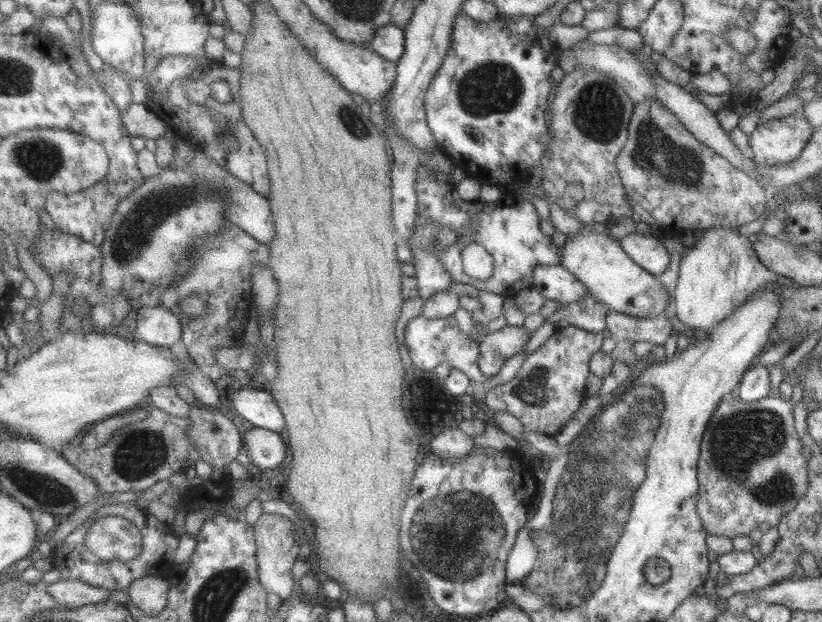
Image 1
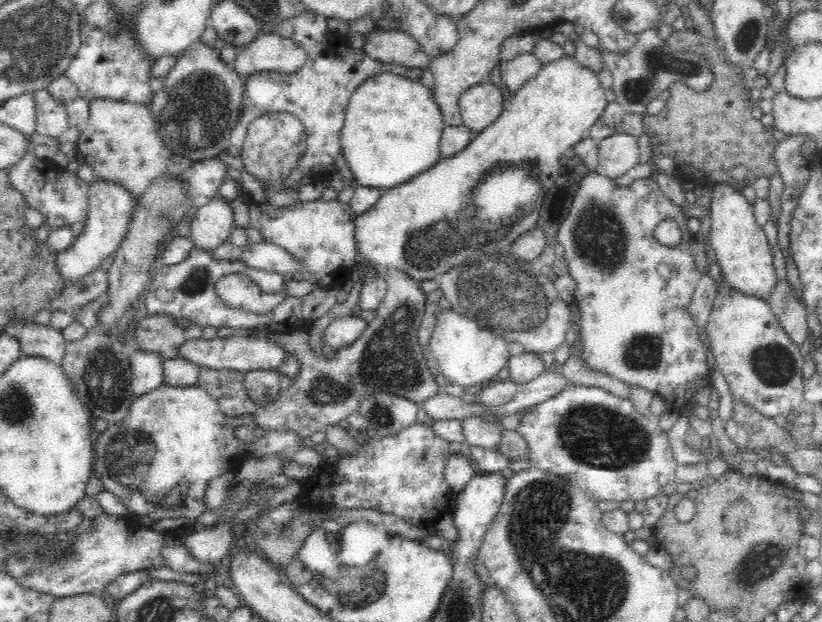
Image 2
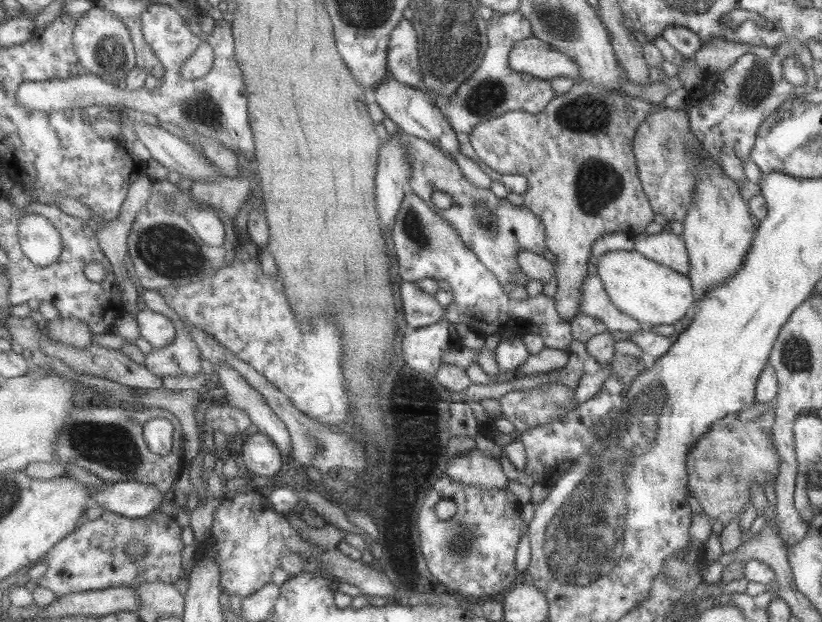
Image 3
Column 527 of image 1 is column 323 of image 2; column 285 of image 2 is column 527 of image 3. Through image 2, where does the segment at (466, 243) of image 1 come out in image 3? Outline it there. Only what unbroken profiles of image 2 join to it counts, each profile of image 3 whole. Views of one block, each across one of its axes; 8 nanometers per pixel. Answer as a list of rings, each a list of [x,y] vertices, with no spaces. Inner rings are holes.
[[[403,132],[403,144],[407,146],[407,154],[411,156],[414,169],[410,180],[410,191],[423,197],[431,207],[435,206],[433,194],[437,190],[450,195],[453,200],[450,208],[437,207],[435,212],[454,225],[465,244],[498,277],[499,283],[506,289],[506,294],[510,298],[515,301],[528,300],[529,292],[514,280],[514,274],[522,272],[518,264],[520,252],[529,250],[541,255],[543,251],[548,250],[543,220],[527,205],[515,206],[505,198],[497,198],[493,190],[481,188],[473,181],[469,181],[454,156],[433,142]]]

